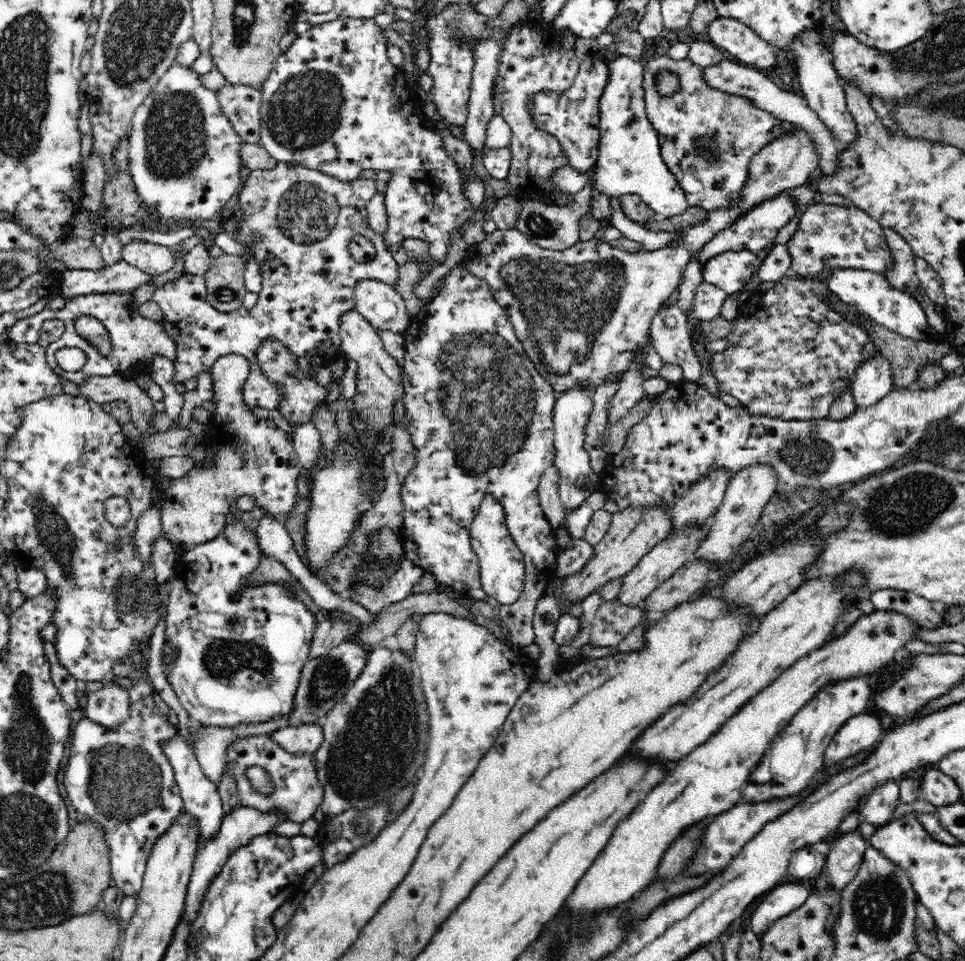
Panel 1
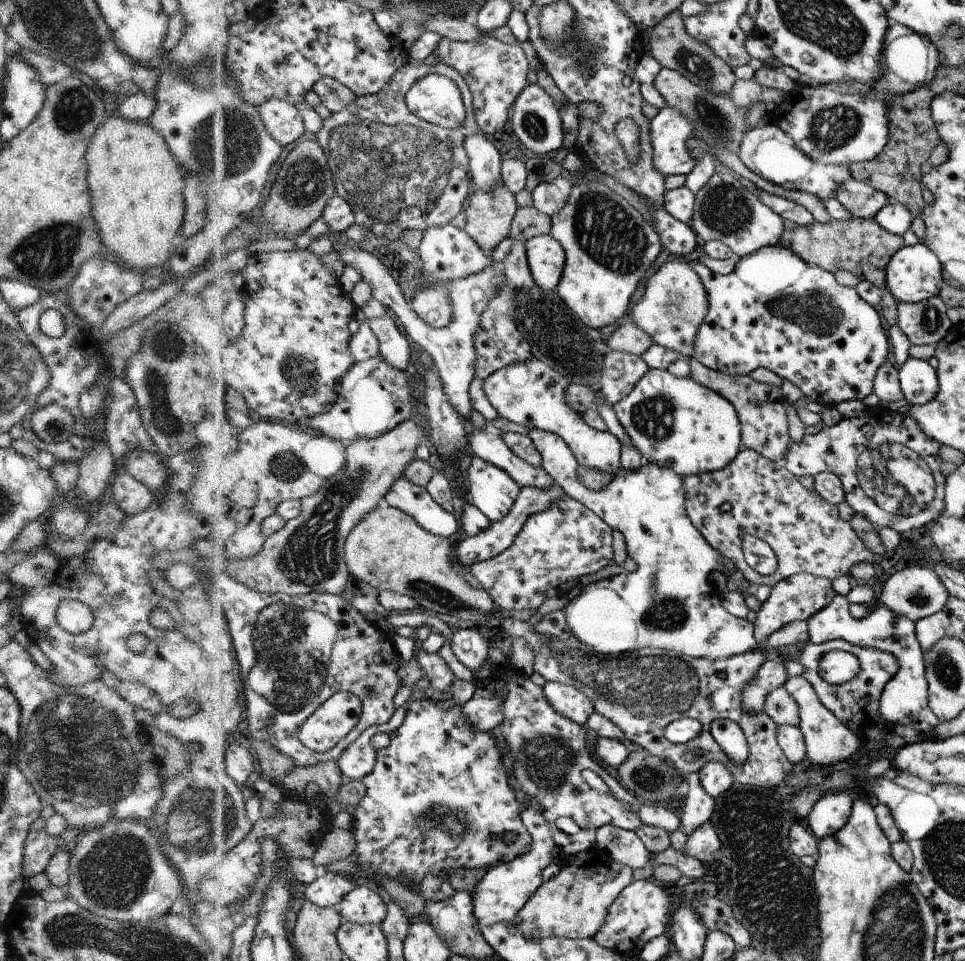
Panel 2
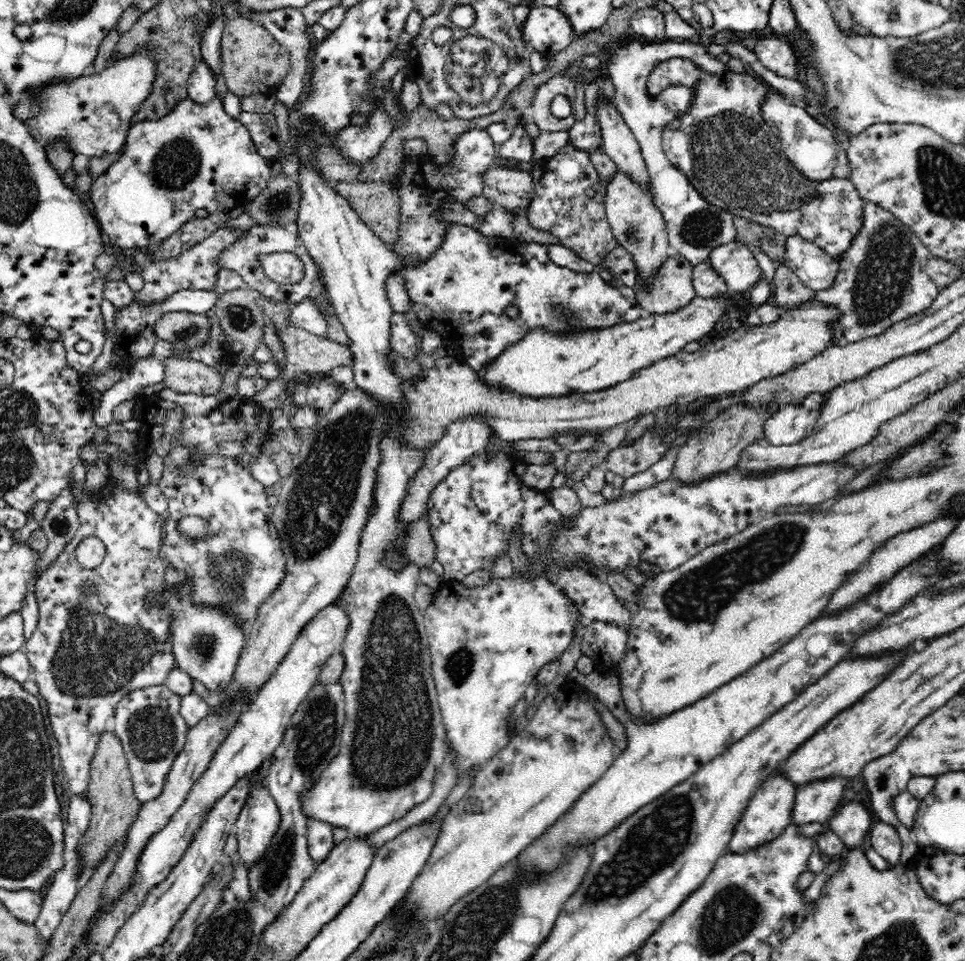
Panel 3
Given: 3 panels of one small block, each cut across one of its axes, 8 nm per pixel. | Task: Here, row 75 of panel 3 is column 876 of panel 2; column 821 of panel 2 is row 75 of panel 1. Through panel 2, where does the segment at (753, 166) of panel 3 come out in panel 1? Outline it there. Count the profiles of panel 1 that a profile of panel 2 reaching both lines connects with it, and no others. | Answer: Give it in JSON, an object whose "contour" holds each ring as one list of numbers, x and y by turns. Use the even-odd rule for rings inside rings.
{"contour":[[659,56,650,59,643,66,642,87,644,90,644,104,652,126,659,132,661,156,668,165,668,169,676,177,682,187,689,206,703,208,711,211,716,207,728,207,739,200,741,188,747,179,749,160,764,145,771,143,782,136,781,122,770,112,762,110,744,96,724,93,706,85,709,70,694,64,689,58,670,62,668,56],[662,74,672,74,677,79,676,92,660,94,657,84]]}

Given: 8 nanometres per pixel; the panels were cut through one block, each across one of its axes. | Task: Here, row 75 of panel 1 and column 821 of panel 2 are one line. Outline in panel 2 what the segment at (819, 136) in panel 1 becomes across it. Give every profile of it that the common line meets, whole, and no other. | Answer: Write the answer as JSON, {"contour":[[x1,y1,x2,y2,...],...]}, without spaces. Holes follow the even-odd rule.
{"contour":[[799,675,788,678,783,685,785,686,787,697,792,697,799,706,801,717,800,724,797,726,801,728,805,735,809,763,822,768,850,760,850,756,860,747,858,738,830,710,821,708,819,698,816,696,816,691,810,682,802,675]]}

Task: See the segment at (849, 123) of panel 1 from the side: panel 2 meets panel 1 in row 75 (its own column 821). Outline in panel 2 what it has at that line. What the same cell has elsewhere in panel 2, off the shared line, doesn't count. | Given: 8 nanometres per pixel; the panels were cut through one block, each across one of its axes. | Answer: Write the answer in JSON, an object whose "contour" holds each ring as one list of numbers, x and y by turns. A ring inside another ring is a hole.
{"contour":[[846,792,824,794,811,808,804,822,818,839,832,836,849,822,853,804]]}

